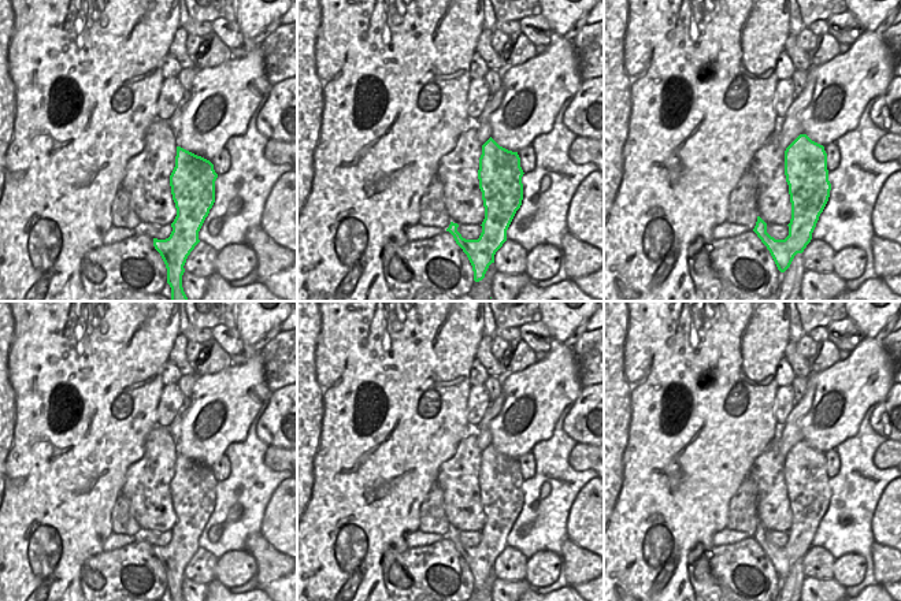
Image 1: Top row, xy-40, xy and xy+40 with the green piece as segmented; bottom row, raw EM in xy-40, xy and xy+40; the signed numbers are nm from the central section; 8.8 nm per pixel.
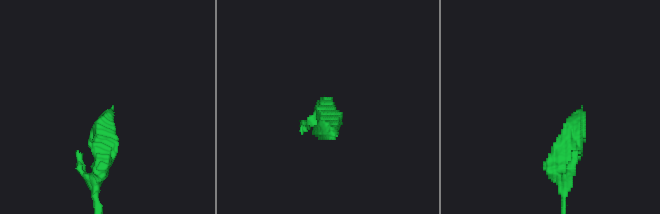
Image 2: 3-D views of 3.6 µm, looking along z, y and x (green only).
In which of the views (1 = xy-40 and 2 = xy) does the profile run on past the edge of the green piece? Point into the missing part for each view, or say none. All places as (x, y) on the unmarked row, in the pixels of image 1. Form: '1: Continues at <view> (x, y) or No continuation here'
1: No continuation here
2: Continues at xy (482, 431).

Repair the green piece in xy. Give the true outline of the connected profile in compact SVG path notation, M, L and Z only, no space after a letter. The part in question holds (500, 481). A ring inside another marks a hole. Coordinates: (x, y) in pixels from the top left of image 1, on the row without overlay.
M504 393L490 402L483 419L475 426L478 448L482 450L479 464L479 496L485 513L482 539L478 546L466 546L457 538L459 531L450 528L449 538L456 550L467 561L474 587L479 589L492 570L496 559L507 548L507 537L522 512L523 476L518 459L500 453L490 442L493 439L489 424L500 413L504 405Z

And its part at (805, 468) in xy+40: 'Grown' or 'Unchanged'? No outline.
Grown.

